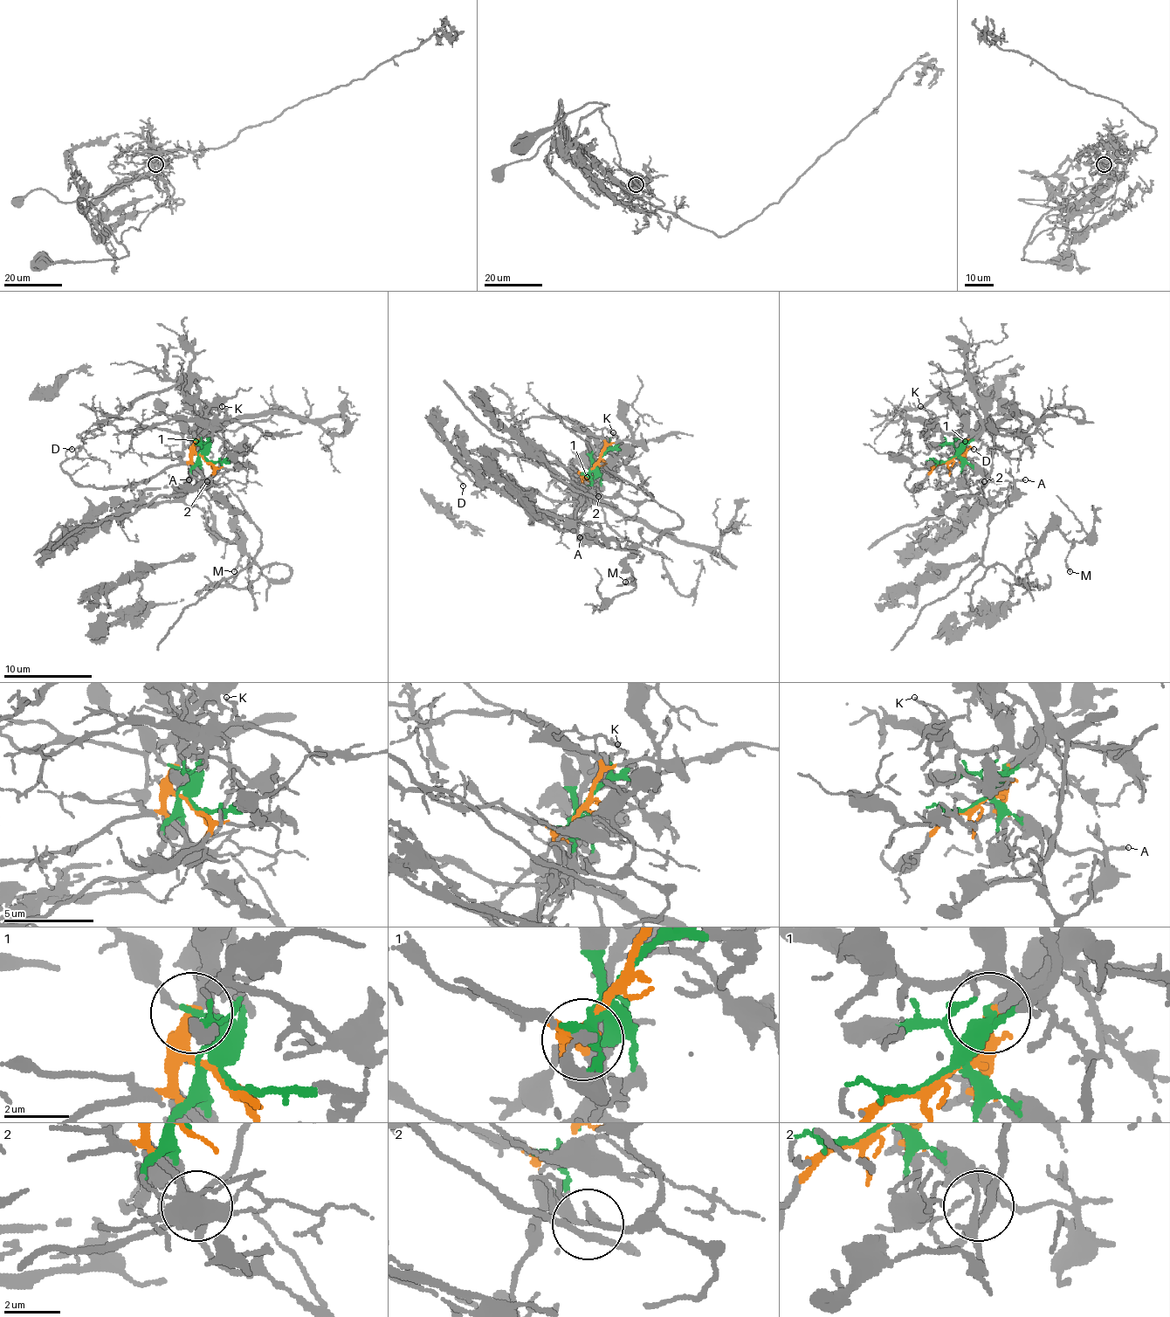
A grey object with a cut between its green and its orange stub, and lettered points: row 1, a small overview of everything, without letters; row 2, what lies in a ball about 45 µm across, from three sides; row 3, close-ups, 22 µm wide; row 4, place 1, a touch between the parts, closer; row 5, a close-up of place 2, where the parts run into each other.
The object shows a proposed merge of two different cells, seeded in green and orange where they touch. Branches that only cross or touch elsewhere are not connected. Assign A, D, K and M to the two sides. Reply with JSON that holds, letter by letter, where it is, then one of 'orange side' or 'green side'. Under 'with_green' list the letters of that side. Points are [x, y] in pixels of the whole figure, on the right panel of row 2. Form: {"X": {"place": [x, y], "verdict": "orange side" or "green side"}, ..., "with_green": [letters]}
{"A": {"place": [1025, 479], "verdict": "green side"}, "D": {"place": [973, 449], "verdict": "orange side"}, "K": {"place": [920, 406], "verdict": "orange side"}, "M": {"place": [1070, 571], "verdict": "green side"}, "with_green": ["A", "M"]}

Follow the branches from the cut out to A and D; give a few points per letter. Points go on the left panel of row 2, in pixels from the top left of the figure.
A: (205, 459), (203, 455), (185, 481), (189, 479)
D: (205, 459), (194, 455), (127, 486), (99, 488), (79, 486), (61, 468), (65, 451), (72, 449)

